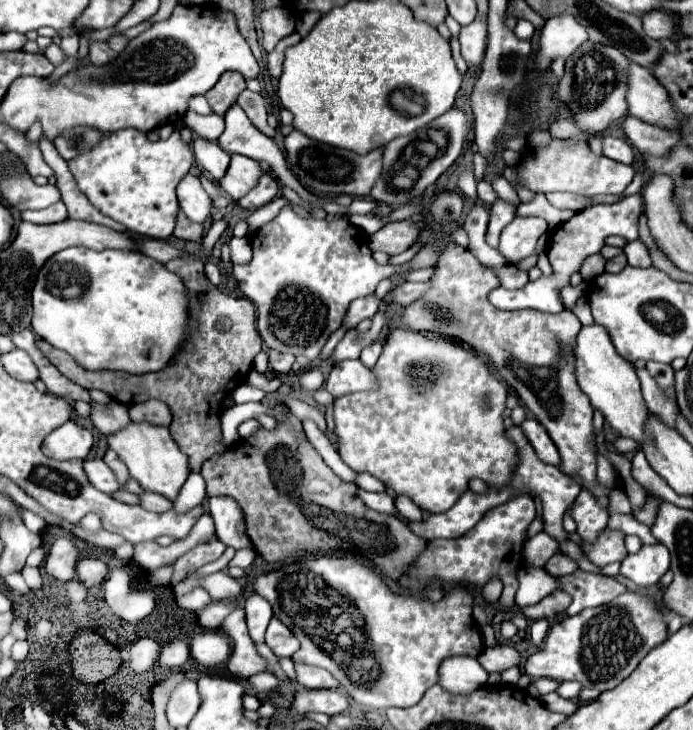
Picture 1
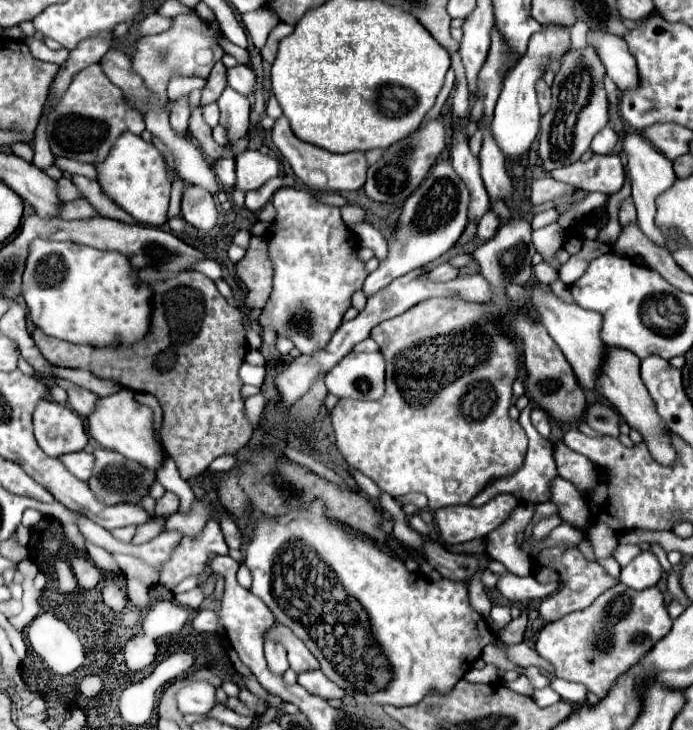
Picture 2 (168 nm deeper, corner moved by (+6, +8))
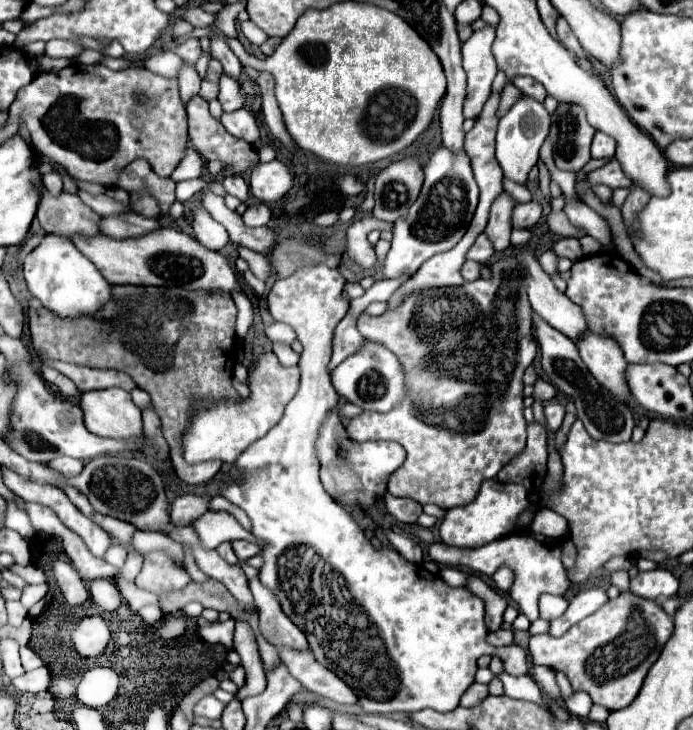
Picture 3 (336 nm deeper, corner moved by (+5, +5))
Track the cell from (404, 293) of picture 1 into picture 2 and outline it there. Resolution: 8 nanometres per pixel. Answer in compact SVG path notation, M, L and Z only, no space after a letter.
M440 263L432 271L428 271L428 279L432 279L432 281L450 281L456 275L458 275L458 269L452 267L452 265L448 265L448 263Z

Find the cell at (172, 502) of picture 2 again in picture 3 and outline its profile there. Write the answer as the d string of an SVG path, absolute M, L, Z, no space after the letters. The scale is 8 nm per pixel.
M193 494L179 496L171 504L171 518L177 526L183 526L183 522L193 522L209 510L209 502L211 496L193 496Z

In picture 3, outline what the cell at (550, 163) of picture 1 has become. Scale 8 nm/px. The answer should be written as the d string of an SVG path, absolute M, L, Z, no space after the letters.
M611 158L611 160L609 160L605 166L601 166L599 170L593 170L593 172L589 174L589 182L591 182L591 184L599 182L599 184L605 184L605 186L609 186L609 188L629 188L629 186L631 186L629 178L625 176L625 172L621 170L621 164L619 164L615 158Z

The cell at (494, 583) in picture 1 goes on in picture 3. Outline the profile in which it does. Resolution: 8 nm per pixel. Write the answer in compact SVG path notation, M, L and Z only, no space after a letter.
M471 576L469 578L469 586L467 586L473 594L477 594L479 598L483 598L485 602L485 622L487 622L487 630L489 632L497 632L501 630L503 624L503 612L509 606L507 600L497 594L489 584L485 584L479 576Z

